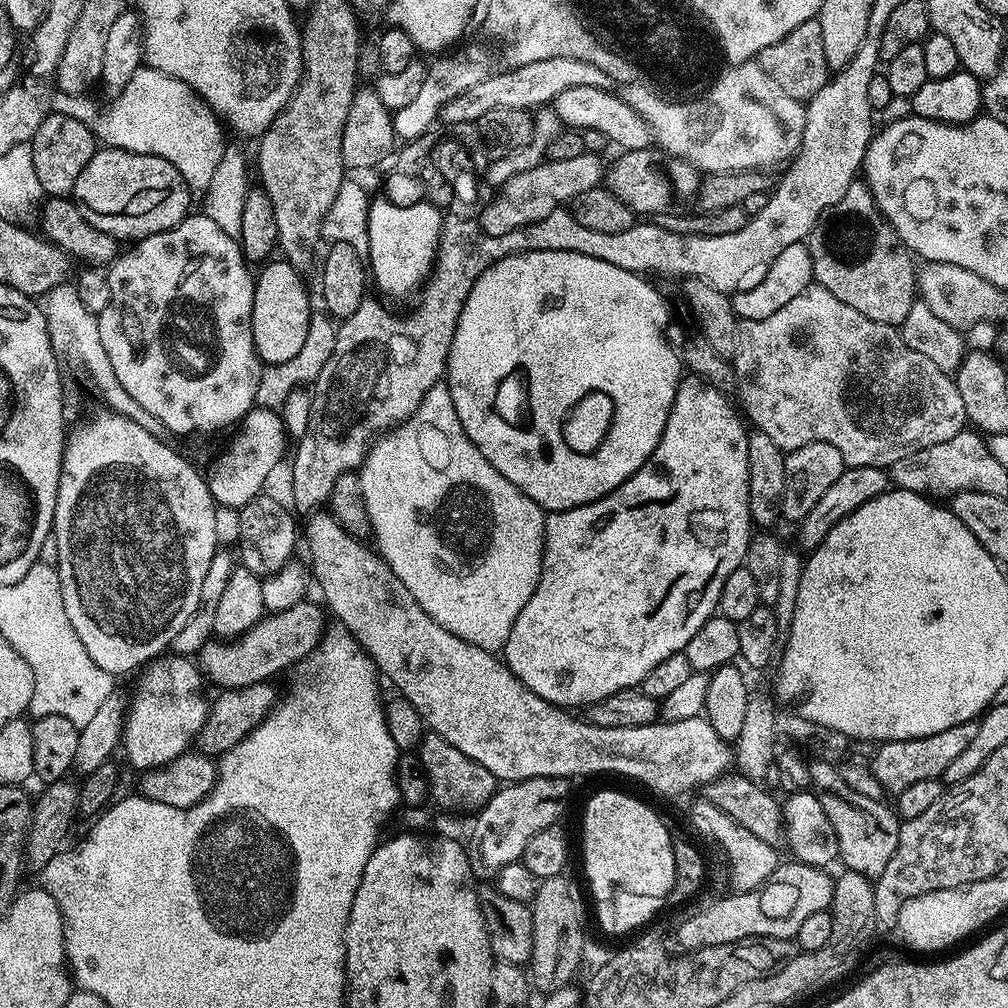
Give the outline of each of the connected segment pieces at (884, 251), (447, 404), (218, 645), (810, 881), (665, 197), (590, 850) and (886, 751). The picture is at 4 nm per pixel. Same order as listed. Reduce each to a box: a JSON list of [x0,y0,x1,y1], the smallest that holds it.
[[806,182,918,326],[358,382,546,653],[198,599,326,689],[676,862,833,950],[606,146,702,218],[584,792,674,894],[870,723,978,794]]

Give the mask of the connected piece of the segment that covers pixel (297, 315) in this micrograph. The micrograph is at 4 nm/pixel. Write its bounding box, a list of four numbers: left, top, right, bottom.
[252,259,314,365]

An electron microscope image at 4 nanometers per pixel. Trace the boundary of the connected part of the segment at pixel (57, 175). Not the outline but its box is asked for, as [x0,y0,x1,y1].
[31,110,98,197]

